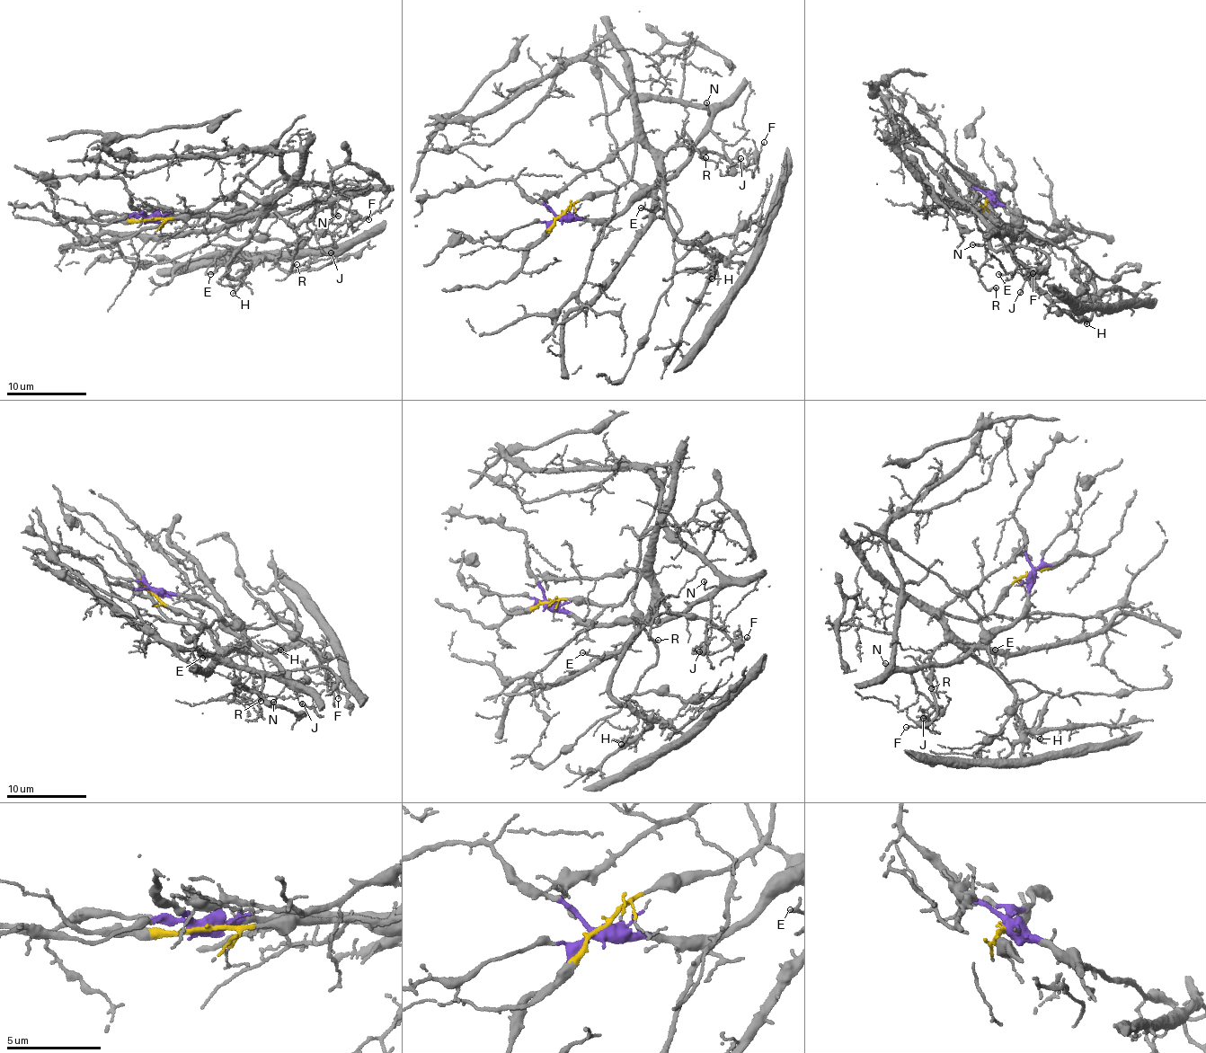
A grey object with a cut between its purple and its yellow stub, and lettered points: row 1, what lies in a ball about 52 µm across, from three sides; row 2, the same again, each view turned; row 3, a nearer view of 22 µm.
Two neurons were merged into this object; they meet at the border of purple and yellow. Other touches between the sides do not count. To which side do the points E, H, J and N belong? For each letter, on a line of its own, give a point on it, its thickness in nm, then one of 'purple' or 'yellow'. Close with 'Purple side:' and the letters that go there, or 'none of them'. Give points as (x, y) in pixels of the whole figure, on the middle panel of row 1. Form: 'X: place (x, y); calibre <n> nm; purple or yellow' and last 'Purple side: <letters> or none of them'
E: place (641, 207); calibre 190 nm; yellow
H: place (712, 278); calibre 100 nm; yellow
J: place (740, 158); calibre 90 nm; purple
N: place (706, 102); calibre 110 nm; purple
Purple side: J, N

